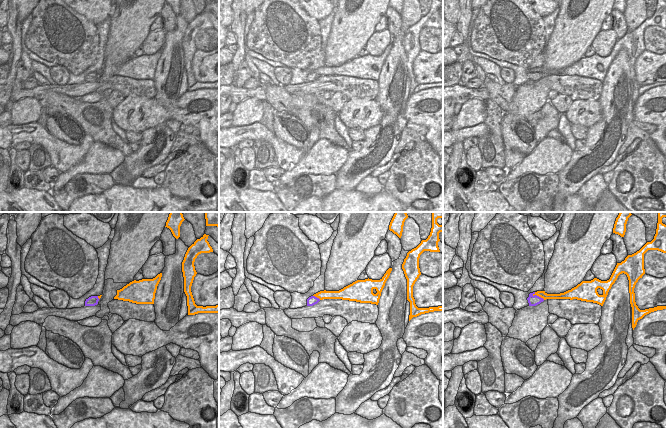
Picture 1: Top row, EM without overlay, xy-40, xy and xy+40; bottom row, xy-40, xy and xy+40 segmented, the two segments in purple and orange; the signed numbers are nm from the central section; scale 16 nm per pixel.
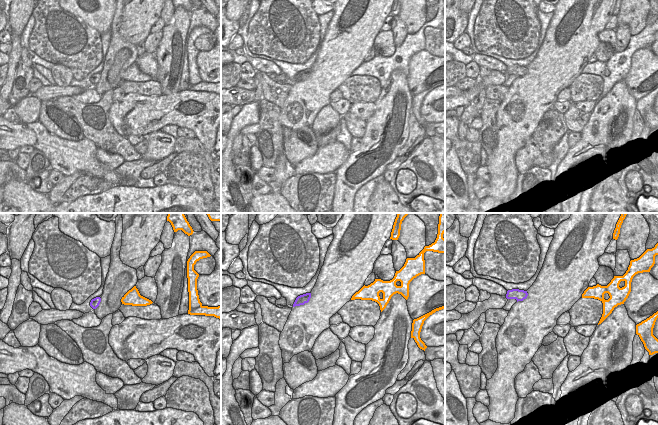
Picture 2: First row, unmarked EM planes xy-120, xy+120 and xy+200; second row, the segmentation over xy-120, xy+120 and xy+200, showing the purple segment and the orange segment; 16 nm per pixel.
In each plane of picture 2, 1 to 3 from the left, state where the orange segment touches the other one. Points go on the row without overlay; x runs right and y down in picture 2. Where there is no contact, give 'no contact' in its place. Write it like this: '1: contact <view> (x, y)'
1: no contact
2: no contact
3: no contact

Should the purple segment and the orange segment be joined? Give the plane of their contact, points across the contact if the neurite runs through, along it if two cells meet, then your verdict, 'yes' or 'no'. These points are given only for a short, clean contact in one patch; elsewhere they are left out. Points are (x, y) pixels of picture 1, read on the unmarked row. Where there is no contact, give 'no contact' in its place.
meets purple in xy+40; border along xy+40 (532, 70), (536, 70), (544, 75); no

